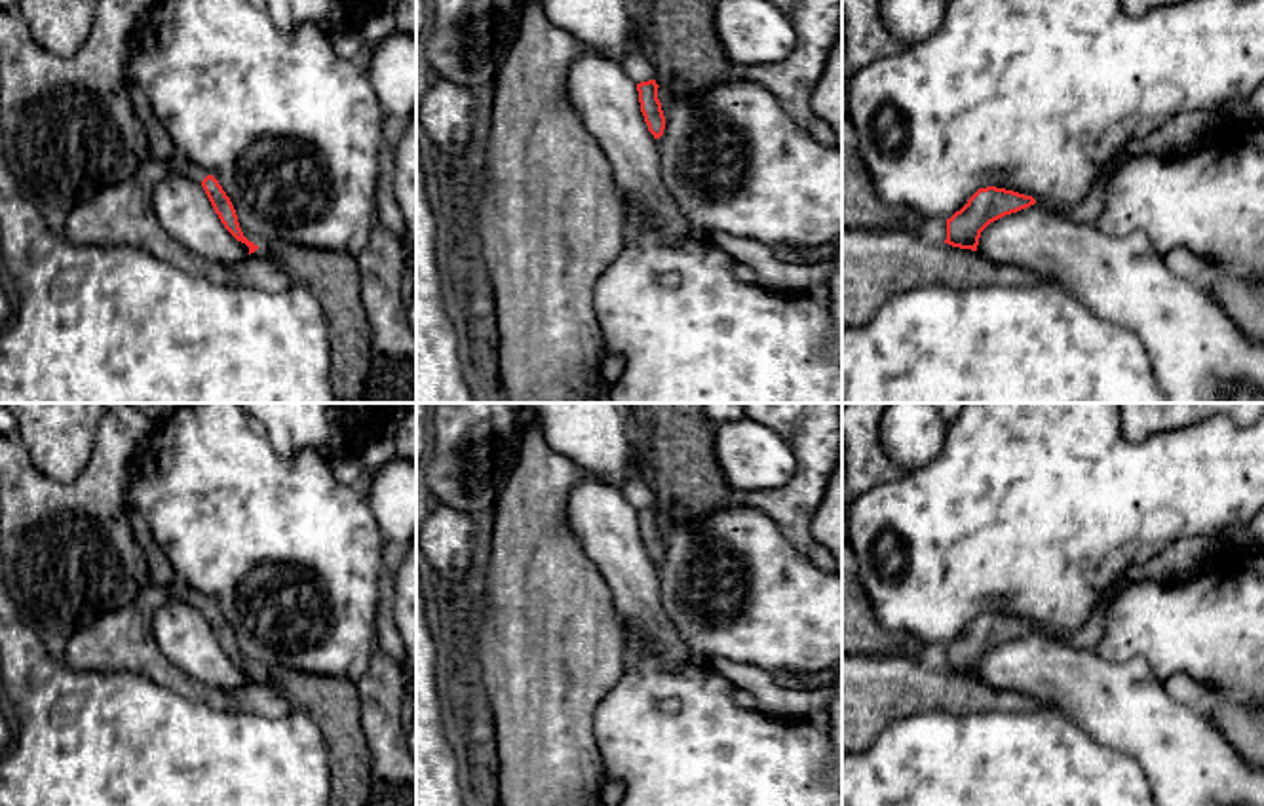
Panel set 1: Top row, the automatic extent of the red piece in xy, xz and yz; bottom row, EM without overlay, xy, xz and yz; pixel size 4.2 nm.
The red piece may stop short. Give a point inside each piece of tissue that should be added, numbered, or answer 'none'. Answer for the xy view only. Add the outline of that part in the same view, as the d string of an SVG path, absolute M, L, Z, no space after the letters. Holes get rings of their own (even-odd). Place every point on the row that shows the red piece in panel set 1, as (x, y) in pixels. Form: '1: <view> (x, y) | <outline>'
1: xy (181, 166) | M175 154L171 160L171 171L184 177L192 177L198 182L201 182L207 177L203 169L194 167L188 160L181 158L179 154Z

